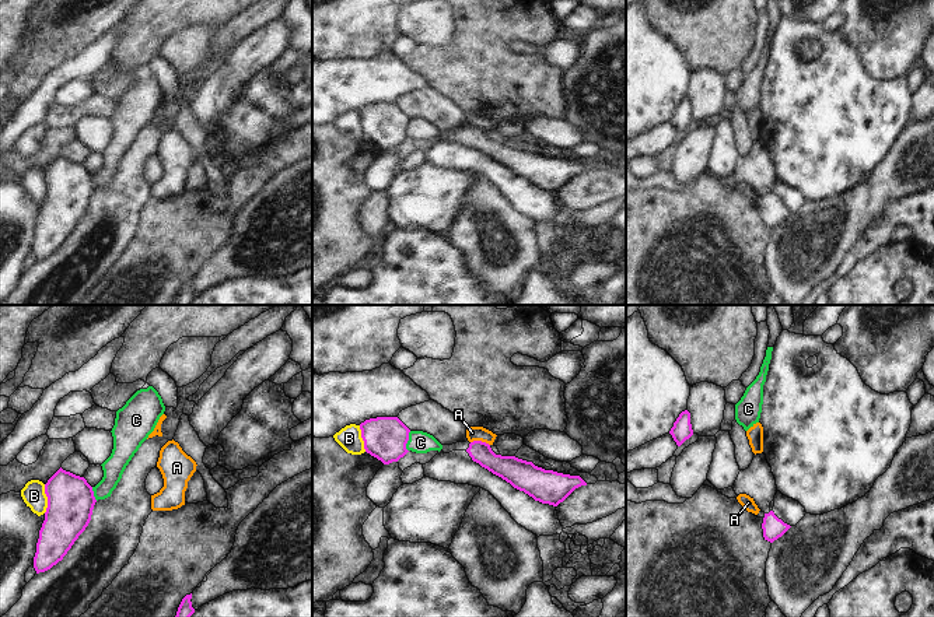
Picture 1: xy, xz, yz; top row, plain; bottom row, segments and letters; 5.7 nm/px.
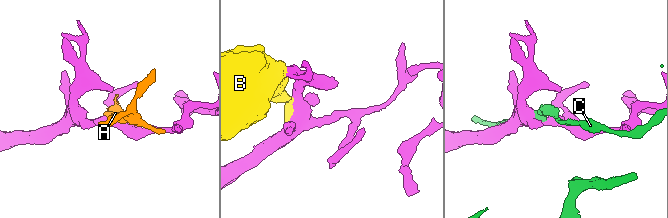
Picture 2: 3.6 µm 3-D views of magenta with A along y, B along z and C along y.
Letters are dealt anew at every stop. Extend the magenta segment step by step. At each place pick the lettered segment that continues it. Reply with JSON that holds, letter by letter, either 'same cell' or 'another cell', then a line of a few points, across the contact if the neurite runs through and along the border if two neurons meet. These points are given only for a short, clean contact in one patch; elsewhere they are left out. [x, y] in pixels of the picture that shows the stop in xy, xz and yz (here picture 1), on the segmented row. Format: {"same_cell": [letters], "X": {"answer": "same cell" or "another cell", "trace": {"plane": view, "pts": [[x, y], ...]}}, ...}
{"same_cell": [], "A": {"answer": "another cell", "trace": {"plane": "xz", "pts": [[471, 441], [485, 441], [489, 445]]}}, "B": {"answer": "another cell"}, "C": {"answer": "another cell"}}

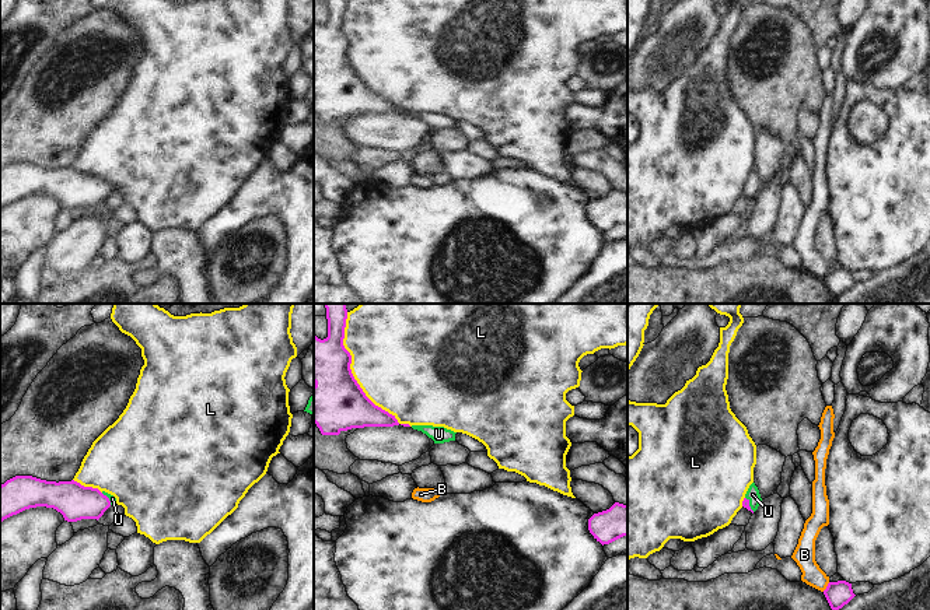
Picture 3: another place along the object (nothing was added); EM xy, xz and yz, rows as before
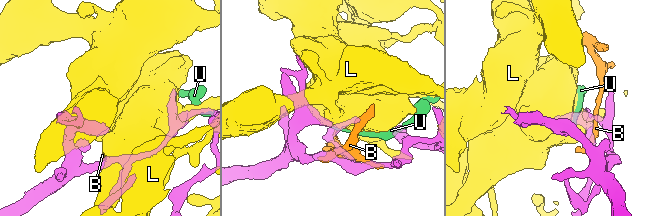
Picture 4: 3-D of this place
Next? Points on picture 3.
{"same_cell": ["U"], "B": {"answer": "another cell", "trace": {"plane": "yz", "pts": [[829, 582], [822, 591]]}}, "L": {"answer": "another cell"}, "U": {"answer": "same cell", "trace": {"plane": "yz", "pts": [[745, 502], [748, 504], [752, 494]]}}}

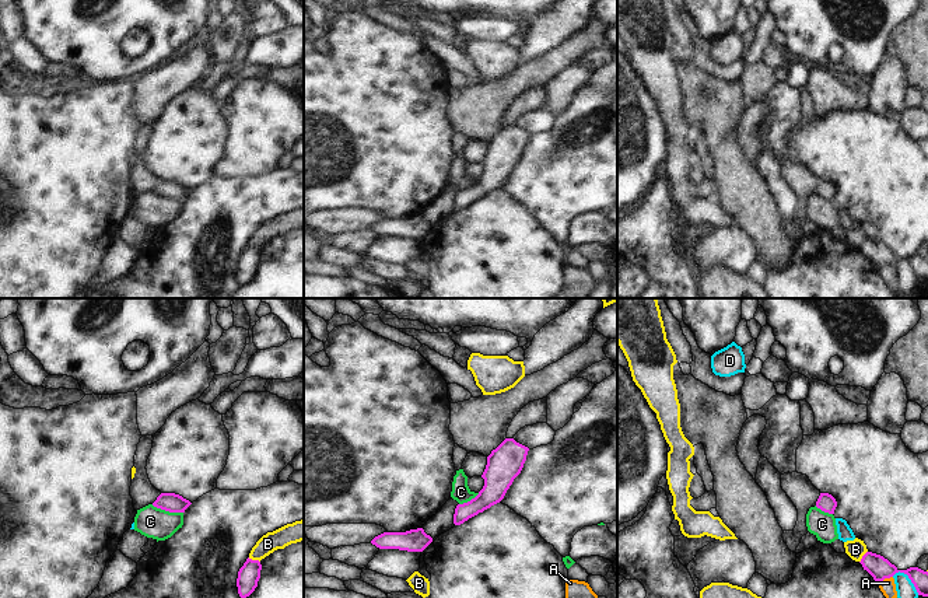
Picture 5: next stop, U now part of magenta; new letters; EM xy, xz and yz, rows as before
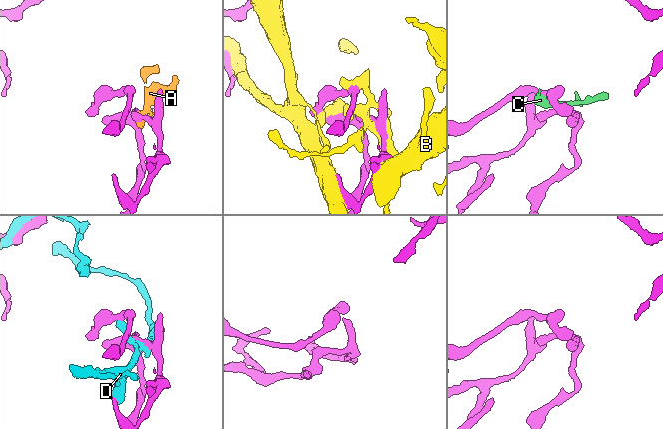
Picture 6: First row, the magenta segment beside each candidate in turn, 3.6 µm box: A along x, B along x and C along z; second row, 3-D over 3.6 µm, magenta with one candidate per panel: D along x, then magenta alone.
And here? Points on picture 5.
{"same_cell": [], "A": {"answer": "another cell", "trace": {"plane": "yz", "pts": [[892, 576], [879, 583]]}}, "B": {"answer": "another cell"}, "C": {"answer": "another cell", "trace": {"plane": "xy", "pts": [[151, 504], [182, 513]]}}, "D": {"answer": "another cell"}}

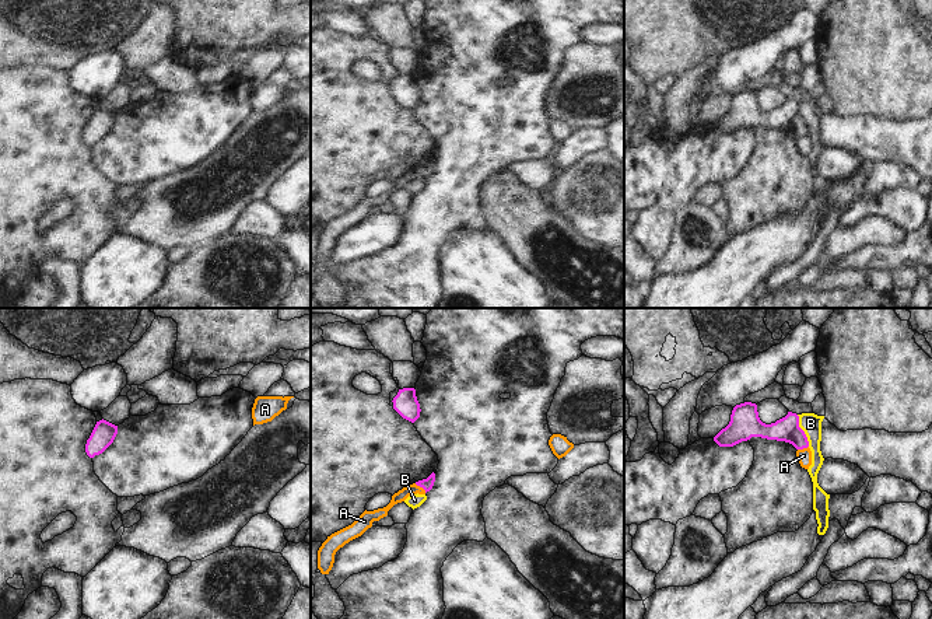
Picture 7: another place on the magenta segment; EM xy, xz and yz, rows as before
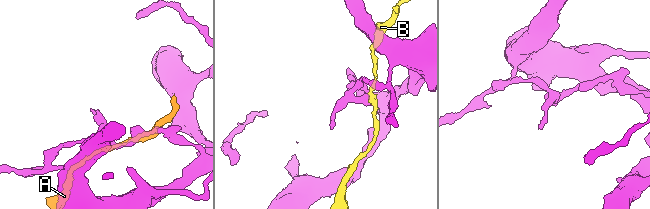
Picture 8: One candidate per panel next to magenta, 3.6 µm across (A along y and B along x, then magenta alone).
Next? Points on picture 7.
{"same_cell": [], "A": {"answer": "another cell", "trace": {"plane": "xz", "pts": [[414, 483], [426, 492]]}}, "B": {"answer": "another cell"}}

